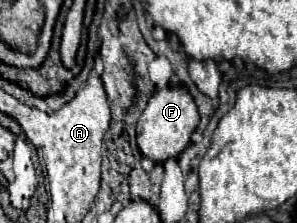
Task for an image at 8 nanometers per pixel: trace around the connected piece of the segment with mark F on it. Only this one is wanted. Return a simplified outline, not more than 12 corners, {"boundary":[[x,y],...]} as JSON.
{"boundary":[[159,88],[137,144],[153,162],[177,158],[199,112],[185,88]]}

